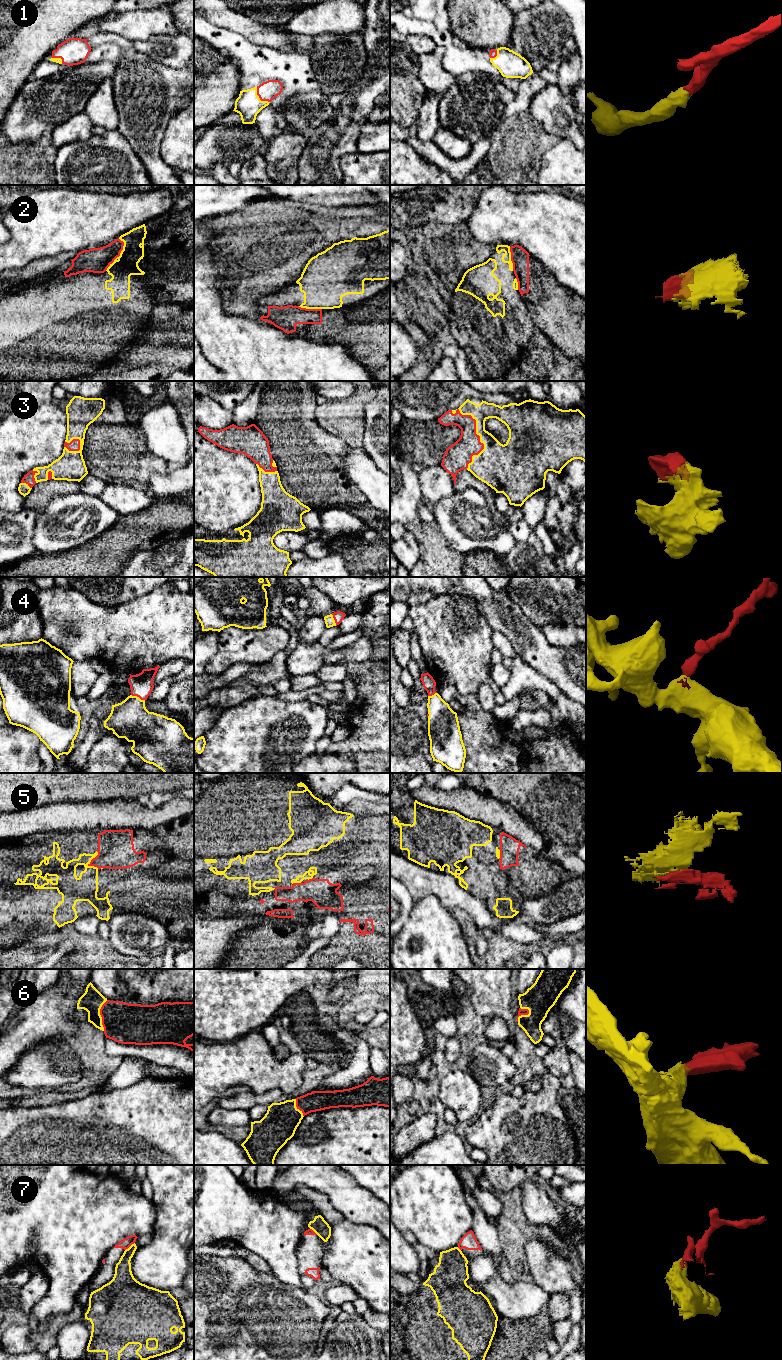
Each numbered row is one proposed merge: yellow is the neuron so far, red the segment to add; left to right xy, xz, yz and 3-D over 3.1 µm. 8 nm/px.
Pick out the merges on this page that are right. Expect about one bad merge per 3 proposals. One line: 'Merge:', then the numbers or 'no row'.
Merge: 1, 3, 4, 5, 6

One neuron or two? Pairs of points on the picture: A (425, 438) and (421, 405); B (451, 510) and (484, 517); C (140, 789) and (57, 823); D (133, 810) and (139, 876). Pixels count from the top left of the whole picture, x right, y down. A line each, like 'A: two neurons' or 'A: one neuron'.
A: two neurons
B: one neuron
C: two neurons
D: two neurons

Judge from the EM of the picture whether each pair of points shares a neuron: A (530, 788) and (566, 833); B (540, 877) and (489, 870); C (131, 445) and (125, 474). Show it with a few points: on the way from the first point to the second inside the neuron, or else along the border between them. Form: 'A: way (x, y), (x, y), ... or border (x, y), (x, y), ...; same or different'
A: way (541, 799), (562, 822); same
B: way (527, 875), (511, 875), (506, 870), (502, 870); same
C: way (128, 452), (125, 467); same

